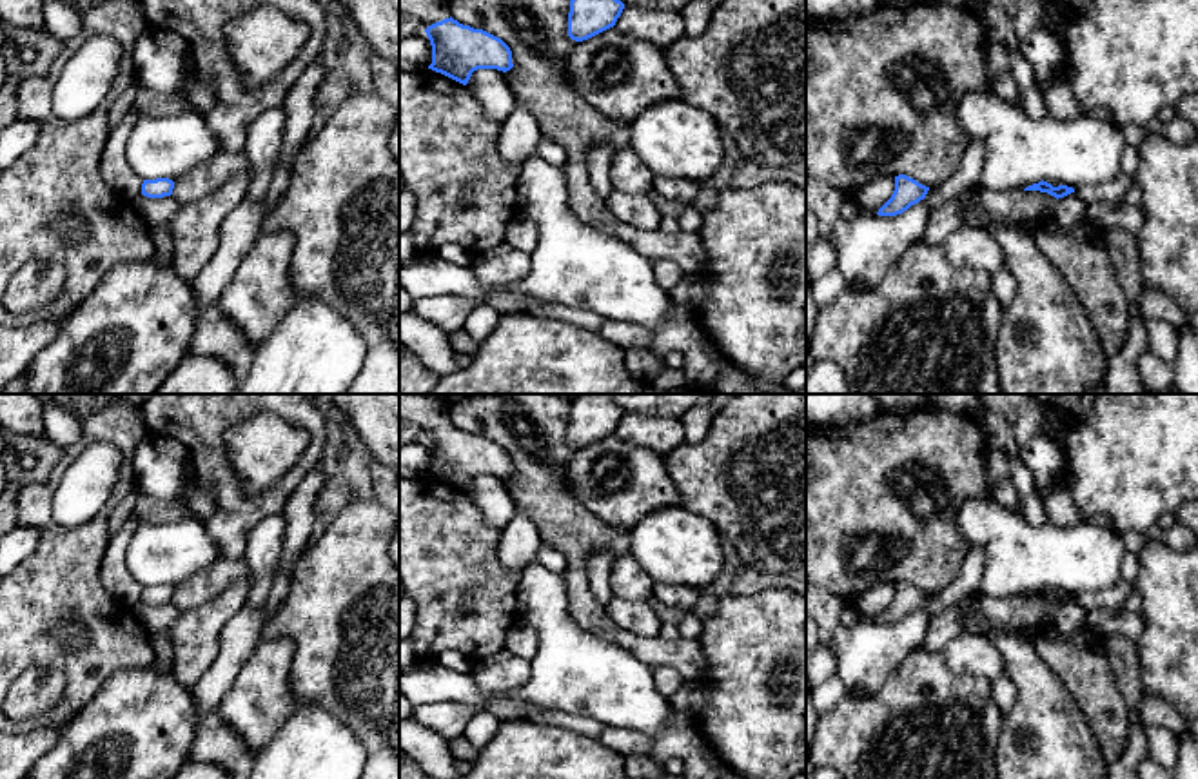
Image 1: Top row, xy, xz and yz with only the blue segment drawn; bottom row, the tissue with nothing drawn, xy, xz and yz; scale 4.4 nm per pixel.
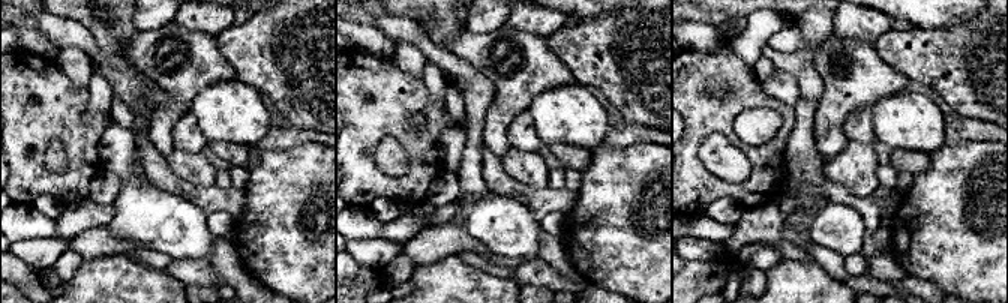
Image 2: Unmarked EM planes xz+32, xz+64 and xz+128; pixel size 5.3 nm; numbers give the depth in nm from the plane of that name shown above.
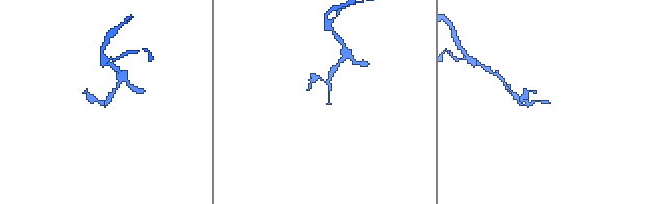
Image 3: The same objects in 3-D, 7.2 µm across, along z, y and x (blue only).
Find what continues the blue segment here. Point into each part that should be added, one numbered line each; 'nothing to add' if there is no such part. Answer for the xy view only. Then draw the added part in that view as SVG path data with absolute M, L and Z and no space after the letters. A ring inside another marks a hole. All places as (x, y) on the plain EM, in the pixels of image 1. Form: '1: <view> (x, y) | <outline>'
nothing to add

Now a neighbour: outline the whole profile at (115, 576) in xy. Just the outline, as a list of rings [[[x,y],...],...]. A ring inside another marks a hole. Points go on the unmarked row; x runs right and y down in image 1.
[[[133,512],[118,532],[109,537],[100,563],[100,581],[103,588],[129,608],[142,601],[143,590],[143,587],[129,574],[125,563],[127,547],[140,523],[142,521]]]

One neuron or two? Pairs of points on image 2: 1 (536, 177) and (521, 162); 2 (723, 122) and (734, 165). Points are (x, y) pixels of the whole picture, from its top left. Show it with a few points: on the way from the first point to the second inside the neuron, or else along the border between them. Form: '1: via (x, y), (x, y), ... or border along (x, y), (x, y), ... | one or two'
1: via (533, 174), (524, 165) | one
2: border along (696, 147), (711, 134), (722, 132), (752, 165) | two

